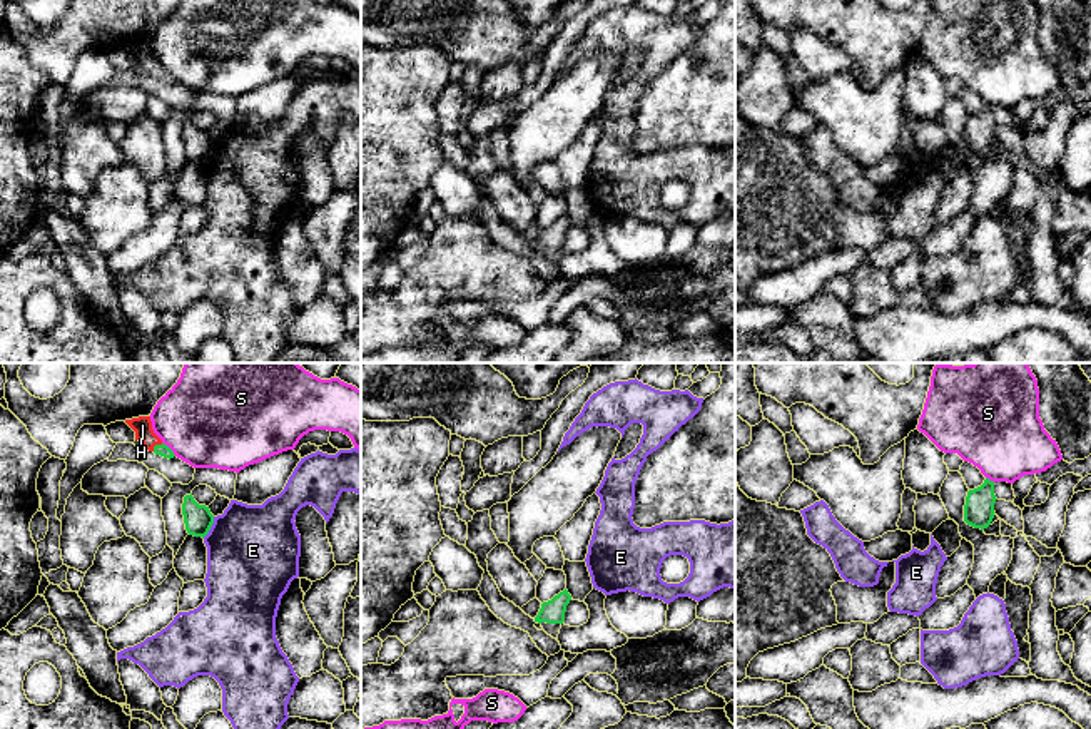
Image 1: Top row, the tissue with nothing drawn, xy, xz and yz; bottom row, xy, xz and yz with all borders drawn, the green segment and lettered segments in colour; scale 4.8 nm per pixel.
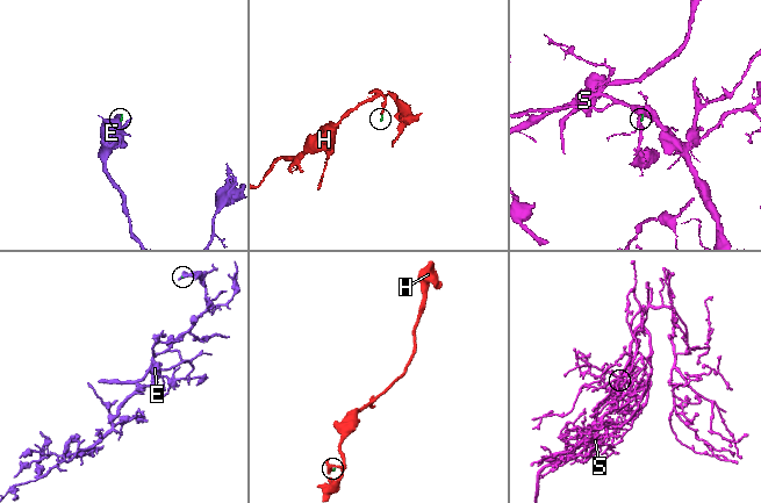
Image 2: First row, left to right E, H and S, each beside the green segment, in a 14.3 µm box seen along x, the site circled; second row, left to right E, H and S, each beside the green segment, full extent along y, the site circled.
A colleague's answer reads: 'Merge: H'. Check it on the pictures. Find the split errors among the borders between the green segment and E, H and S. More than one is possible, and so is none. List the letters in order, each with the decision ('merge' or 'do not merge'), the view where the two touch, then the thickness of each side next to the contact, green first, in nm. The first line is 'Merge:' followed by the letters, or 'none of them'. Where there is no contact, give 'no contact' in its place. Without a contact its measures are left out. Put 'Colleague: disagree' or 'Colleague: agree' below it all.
Merge: H
E: do not merge; meets green in xy; 140 nm thick on the green side, 440 nm on the other
H: merge; meets green in xy; 60 nm thick on the green side, 90 nm on the other
S: do not merge; meets green in xy; 60 nm thick on the green side, 440 nm on the other
Colleague: agree

